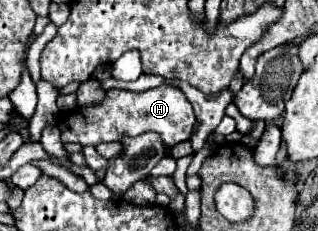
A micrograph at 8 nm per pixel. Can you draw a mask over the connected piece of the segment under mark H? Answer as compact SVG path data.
M160 85L154 89L146 89L140 93L134 91L120 91L112 89L106 93L106 99L94 107L76 107L66 117L58 121L62 131L62 143L80 143L80 145L98 145L108 141L120 141L124 135L136 137L146 131L156 131L162 141L172 147L176 143L188 141L194 131L194 111L192 105L186 101L184 93L176 87Z

